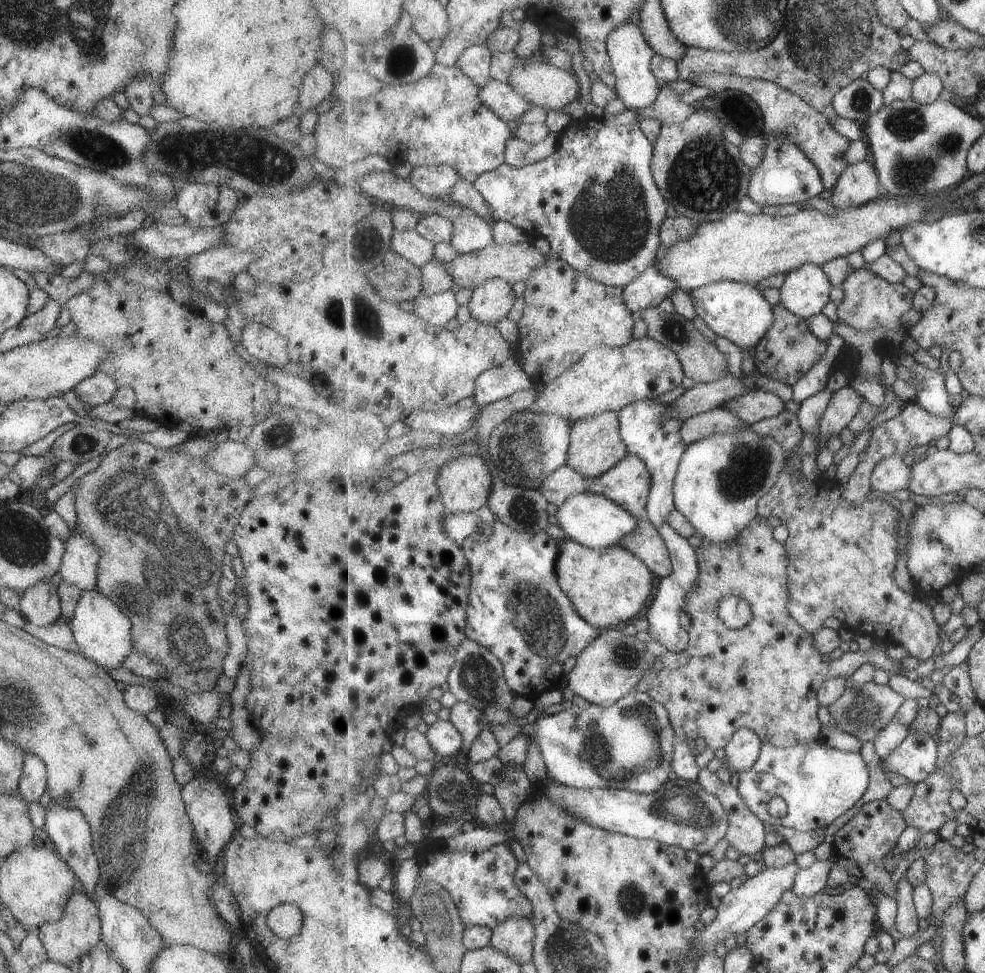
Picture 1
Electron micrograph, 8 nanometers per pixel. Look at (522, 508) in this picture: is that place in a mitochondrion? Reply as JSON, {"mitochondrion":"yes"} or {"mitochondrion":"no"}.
{"mitochondrion":"yes"}

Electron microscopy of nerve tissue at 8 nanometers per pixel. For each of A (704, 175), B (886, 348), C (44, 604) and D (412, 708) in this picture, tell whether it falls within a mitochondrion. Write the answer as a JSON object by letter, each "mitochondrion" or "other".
{"A":"mitochondrion","B":"other","C":"other","D":"other"}

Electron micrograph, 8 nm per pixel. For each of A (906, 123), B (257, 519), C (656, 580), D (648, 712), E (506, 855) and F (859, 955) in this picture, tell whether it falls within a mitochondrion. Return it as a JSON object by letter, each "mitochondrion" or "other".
{"A":"mitochondrion","B":"other","C":"other","D":"mitochondrion","E":"other","F":"other"}

